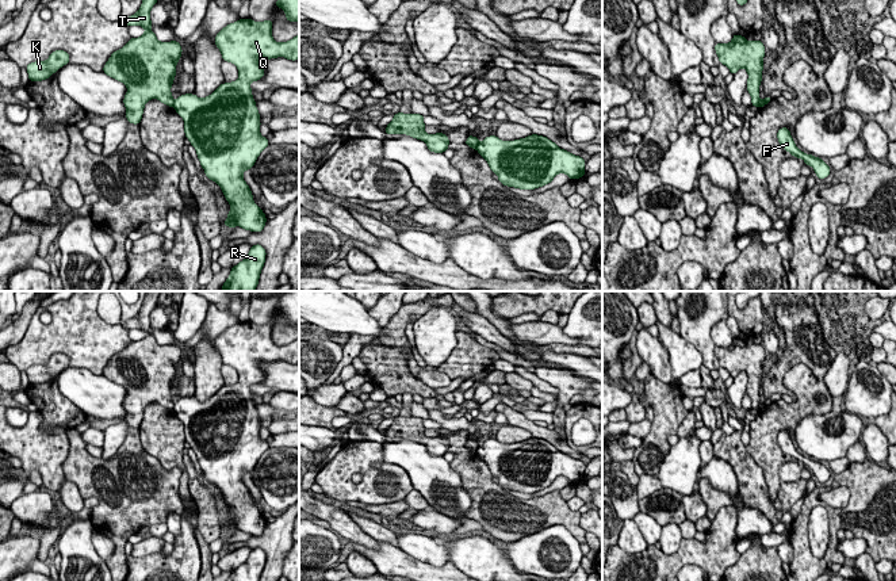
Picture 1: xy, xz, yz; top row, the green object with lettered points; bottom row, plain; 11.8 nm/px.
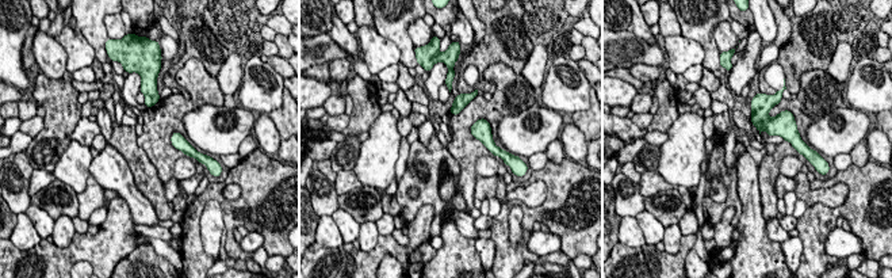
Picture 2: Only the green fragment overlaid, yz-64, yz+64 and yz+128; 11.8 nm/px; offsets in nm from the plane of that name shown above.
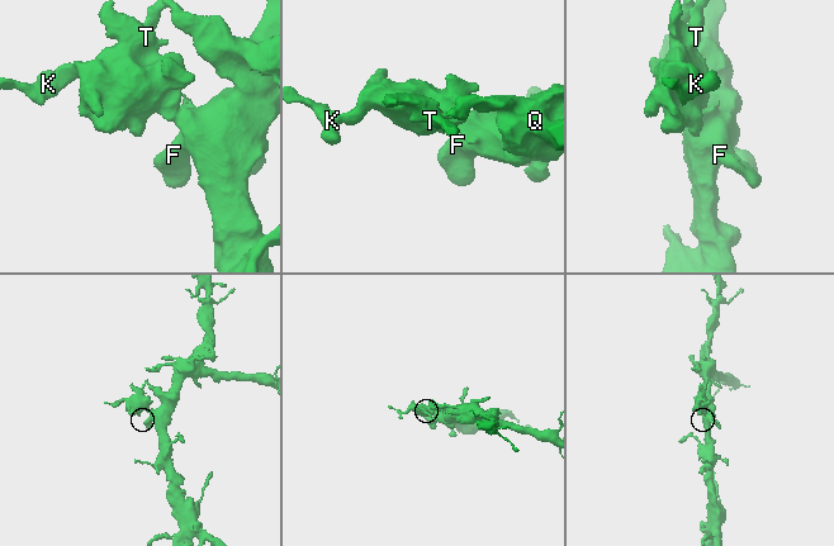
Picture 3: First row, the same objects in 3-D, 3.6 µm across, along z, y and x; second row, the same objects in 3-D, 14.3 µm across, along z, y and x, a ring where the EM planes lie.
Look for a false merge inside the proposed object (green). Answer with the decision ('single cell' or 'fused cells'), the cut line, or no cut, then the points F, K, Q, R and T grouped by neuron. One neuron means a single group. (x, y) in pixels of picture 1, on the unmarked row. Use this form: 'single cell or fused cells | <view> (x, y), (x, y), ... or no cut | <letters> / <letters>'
fused cells | xy (175, 404), (172, 409) | F Q R / K T

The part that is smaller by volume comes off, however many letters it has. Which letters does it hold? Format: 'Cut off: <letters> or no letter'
Cut off: K, T

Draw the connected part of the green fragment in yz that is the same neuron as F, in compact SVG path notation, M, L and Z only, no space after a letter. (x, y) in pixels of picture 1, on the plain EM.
M781 431L777 435L777 442L778 442L780 448L786 455L789 455L792 459L794 459L797 462L803 462L807 469L812 470L815 477L816 477L816 479L820 483L826 482L830 478L831 471L822 462L815 460L812 458L805 458L804 455L801 455L796 450L796 447L794 447L788 431Z

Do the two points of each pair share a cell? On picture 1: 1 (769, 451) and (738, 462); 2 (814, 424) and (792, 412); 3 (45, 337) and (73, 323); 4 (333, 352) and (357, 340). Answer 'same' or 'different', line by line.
1: different
2: different
3: same
4: different

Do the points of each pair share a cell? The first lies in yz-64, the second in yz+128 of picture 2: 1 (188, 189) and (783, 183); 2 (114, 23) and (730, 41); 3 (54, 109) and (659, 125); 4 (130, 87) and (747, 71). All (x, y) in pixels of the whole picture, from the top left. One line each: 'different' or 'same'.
1: same
2: same
3: same
4: same

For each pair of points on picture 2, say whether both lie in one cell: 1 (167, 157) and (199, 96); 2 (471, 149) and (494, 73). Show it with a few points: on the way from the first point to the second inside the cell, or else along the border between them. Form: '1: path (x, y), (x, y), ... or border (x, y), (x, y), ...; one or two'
1: path (164, 141), (164, 126), (183, 107); one
2: path (464, 129), (464, 124), (500, 94); one

